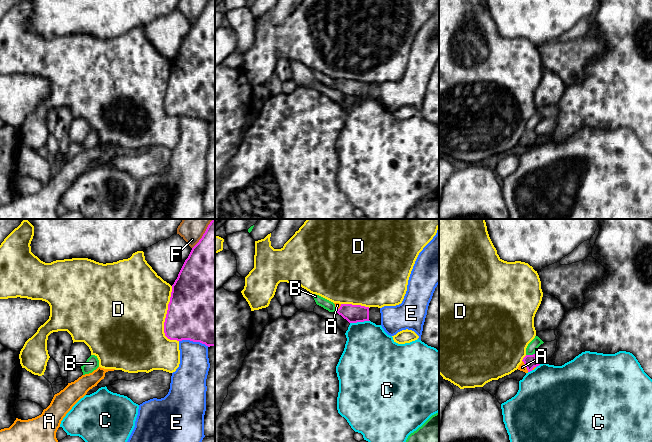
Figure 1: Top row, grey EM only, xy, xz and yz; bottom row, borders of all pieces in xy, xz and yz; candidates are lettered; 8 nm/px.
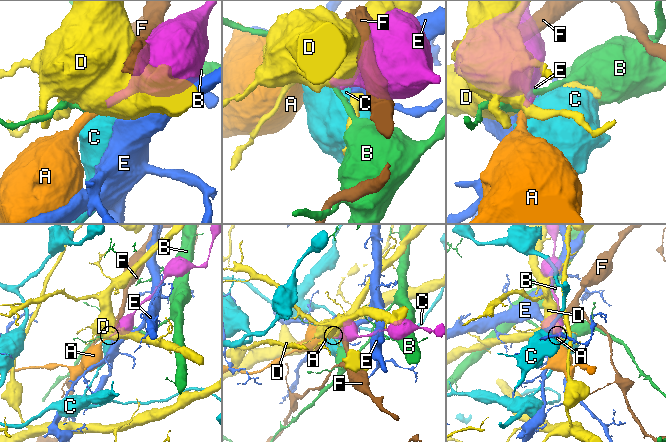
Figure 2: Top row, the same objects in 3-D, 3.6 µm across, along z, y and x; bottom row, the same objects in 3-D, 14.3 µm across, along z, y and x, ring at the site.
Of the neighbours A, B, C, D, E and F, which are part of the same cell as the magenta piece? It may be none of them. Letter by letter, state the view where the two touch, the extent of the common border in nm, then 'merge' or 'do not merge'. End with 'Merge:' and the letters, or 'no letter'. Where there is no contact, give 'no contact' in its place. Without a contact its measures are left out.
A: meets magenta in yz; contact 110 nm long; merge
B: meets magenta in yz; contact 70 nm long; do not merge
C: meets magenta in xz; contact 160 nm long; do not merge
D: meets magenta in xy; contact 460 nm long; do not merge
E: meets magenta in xy; contact 240 nm long; do not merge
F: meets magenta in xy; contact 240 nm long; do not merge
Merge: A

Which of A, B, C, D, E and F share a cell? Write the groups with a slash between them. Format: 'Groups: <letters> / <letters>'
Groups: A / B / C / D / E / F

